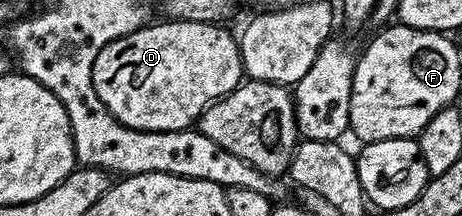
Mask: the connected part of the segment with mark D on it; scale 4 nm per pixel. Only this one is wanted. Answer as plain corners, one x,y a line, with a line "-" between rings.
161,20
153,26
147,24
141,26
136,32
132,32
128,36
120,36
116,40
112,40
105,48
96,56
96,64
92,68
92,84
96,88
96,96
100,96
100,100
104,100
104,108
108,108
108,112
112,112
112,116
116,116
116,120
120,120
120,124
124,124
133,130
143,130
144,132
176,132
177,130
191,129
197,123
198,118
210,105
216,100
220,100
225,94
230,94
236,87
241,86
244,81
244,71
242,68
242,51
240,42
237,37
234,38
225,30
226,26
215,24
212,22
185,22
175,20

